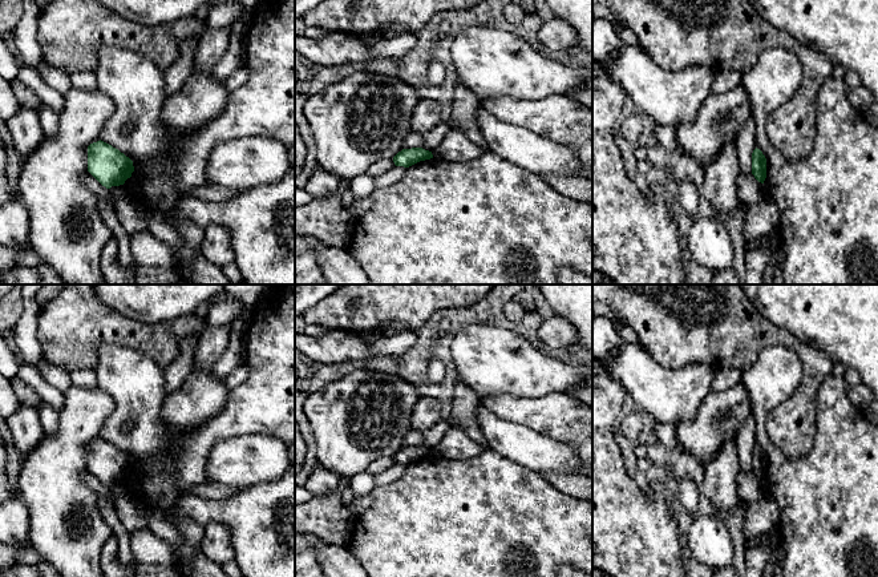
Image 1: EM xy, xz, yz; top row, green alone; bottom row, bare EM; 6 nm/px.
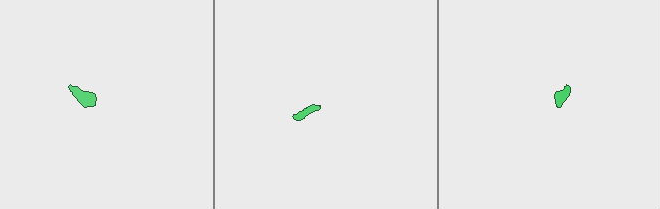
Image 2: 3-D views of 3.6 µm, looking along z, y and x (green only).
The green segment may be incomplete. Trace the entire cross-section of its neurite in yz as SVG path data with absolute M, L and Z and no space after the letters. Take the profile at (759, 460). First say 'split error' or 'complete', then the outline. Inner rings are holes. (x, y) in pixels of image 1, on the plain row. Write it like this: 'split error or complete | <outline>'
complete | M757 445L752 451L752 472L758 480L764 481L766 476L766 456Z

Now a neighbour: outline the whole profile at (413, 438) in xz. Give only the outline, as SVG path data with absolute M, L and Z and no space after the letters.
M410 429L408 431L402 447L421 445L424 443L424 435L421 431Z

